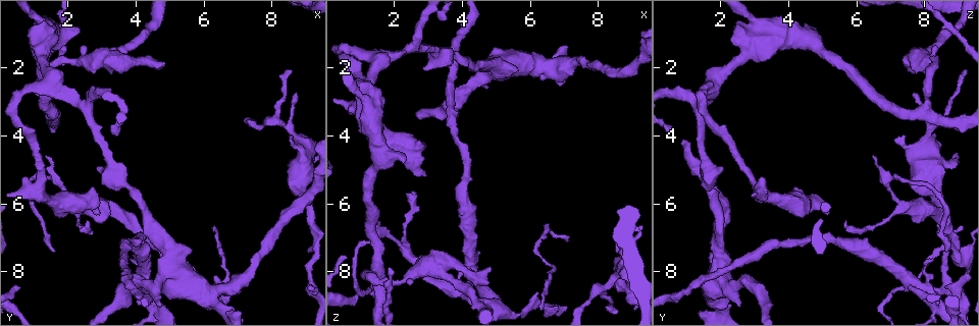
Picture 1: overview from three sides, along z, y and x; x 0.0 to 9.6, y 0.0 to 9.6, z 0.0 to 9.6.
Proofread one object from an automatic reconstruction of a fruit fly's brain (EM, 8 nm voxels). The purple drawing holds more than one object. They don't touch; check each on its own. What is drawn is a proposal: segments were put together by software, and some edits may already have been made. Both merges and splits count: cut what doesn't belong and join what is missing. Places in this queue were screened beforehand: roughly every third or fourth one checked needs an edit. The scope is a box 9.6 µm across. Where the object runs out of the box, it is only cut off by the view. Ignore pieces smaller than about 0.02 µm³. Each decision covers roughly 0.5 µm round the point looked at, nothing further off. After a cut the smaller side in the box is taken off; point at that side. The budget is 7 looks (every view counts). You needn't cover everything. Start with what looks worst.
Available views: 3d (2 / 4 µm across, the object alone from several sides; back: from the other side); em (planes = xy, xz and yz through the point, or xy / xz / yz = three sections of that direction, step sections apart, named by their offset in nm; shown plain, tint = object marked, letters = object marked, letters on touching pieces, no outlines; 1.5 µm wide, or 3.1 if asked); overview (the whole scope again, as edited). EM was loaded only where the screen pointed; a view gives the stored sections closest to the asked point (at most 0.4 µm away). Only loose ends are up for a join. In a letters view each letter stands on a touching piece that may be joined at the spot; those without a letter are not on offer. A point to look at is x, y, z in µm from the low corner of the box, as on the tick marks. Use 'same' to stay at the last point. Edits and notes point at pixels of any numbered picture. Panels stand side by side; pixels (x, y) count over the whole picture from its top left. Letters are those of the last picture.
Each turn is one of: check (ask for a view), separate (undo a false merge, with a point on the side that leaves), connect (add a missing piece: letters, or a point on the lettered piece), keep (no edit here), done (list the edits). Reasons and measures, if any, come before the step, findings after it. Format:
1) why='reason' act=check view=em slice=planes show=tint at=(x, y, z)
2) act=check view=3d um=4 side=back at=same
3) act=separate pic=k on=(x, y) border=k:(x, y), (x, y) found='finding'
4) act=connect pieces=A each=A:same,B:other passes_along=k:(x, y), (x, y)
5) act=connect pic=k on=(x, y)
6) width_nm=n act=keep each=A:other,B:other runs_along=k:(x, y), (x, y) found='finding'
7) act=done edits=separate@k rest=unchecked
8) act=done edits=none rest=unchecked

act=check view=3d um=2 side=back at=(2.60, 6.55, 5.75)

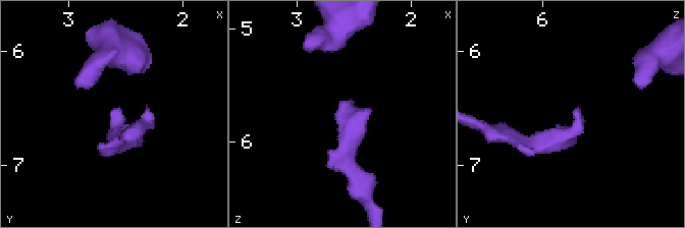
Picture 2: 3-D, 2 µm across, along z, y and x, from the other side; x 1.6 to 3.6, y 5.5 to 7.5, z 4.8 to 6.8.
act=check view=em slice=planes show=tint at=(2.62, 6.52, 5.70)

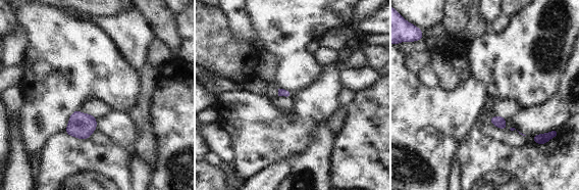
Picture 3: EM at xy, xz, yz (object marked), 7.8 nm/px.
act=check view=em slice=planes show=letters at=same

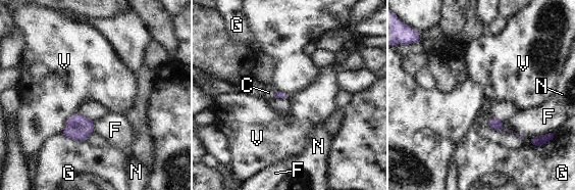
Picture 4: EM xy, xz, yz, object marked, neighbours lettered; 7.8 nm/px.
longest_contact=F:240nm act=keep each=C:other,F:other,G:other,N:other,V:other border=4:(72, 110), (60, 133) found='none of them fits'

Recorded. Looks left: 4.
why='free end' act=check view=em slice=xz step=4 show=tint at=(8.55, 4.05, 7.25)

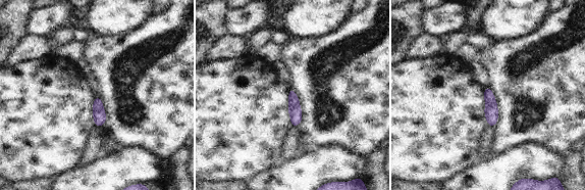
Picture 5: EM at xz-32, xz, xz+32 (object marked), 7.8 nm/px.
why='cut it another way' act=check view=em slice=planes show=letters at=same

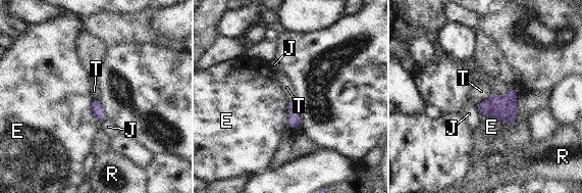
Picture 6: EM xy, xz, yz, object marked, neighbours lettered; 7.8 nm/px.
act=keep each=E:other,J:other,R:other,T:other border=6:(490, 92), (486, 99), (476, 105) found='none of them fits'

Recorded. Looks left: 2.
why='stops while still wide' act=check view=3d um=2 at=(4.70, 9.05, 2.50)

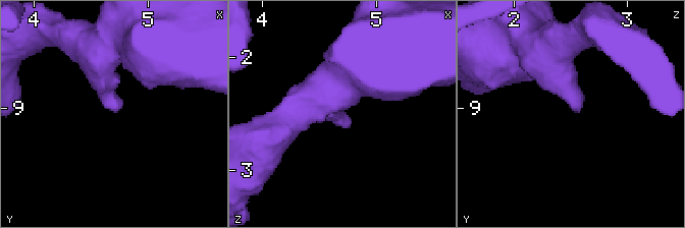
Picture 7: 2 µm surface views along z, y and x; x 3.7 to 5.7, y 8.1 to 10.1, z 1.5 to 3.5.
why='now the EM' act=check view=em slice=planes show=letters at=(4.72, 9.04, 2.56)

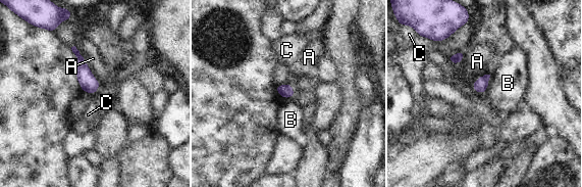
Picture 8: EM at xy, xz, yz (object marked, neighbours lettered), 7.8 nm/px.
act=keep each=A:other,B:other,C:other border=8:(490, 75), (487, 88), (483, 92) found='none of them fits'

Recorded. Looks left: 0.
act=done edits=none rest=unchecked

